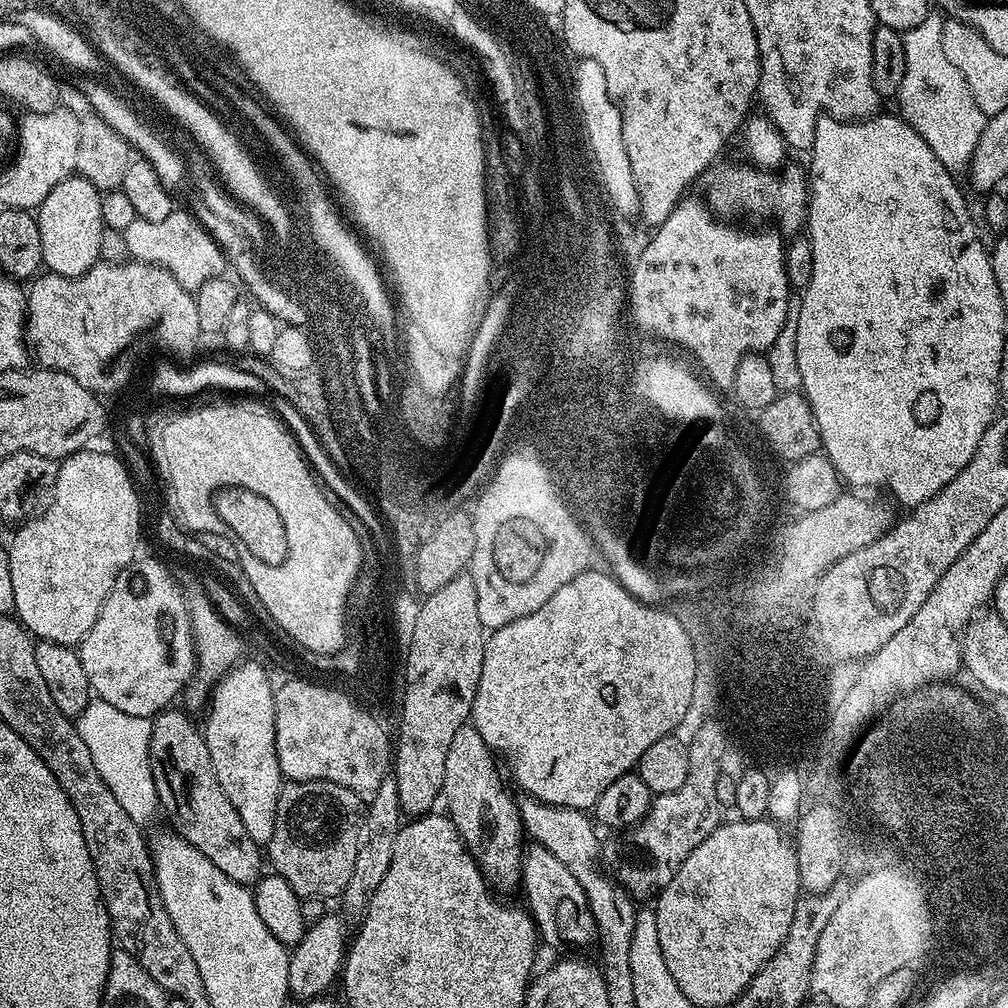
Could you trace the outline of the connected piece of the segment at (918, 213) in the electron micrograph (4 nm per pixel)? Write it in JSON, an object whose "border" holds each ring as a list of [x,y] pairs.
{"border":[[[877,114],[868,117],[867,120],[854,120],[851,122],[836,120],[833,116],[823,115],[816,124],[816,137],[810,149],[810,155],[812,155],[812,176],[810,172],[810,195],[808,198],[808,218],[806,221],[806,235],[812,242],[814,274],[810,278],[807,288],[803,289],[802,296],[804,296],[804,300],[801,299],[799,301],[800,316],[796,319],[798,322],[796,349],[798,350],[798,370],[802,370],[800,388],[803,395],[808,397],[808,405],[812,408],[817,426],[820,427],[822,452],[827,456],[829,462],[833,464],[834,470],[841,481],[845,485],[853,484],[856,487],[853,489],[856,490],[862,490],[858,488],[885,488],[898,503],[915,506],[917,504],[924,504],[930,498],[934,498],[949,482],[954,478],[958,478],[958,474],[968,466],[970,458],[974,458],[974,450],[978,450],[978,442],[982,442],[982,434],[992,425],[993,419],[997,415],[1000,403],[998,378],[1000,377],[1002,350],[1006,346],[1006,340],[1004,340],[1004,320],[1006,320],[1006,314],[1002,310],[1002,298],[998,290],[998,282],[994,282],[992,258],[989,249],[980,240],[978,224],[972,221],[972,216],[968,212],[936,212],[936,207],[940,204],[939,196],[956,196],[959,194],[960,188],[956,185],[957,177],[949,172],[946,166],[942,166],[942,162],[938,162],[934,150],[930,150],[930,146],[926,146],[923,138],[903,118],[896,114],[893,114],[893,116],[884,115]]]}

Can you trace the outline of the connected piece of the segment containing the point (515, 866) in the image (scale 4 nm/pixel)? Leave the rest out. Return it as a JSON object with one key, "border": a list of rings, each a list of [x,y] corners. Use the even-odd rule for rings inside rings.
{"border":[[[465,726],[454,734],[450,742],[450,750],[446,750],[446,774],[444,775],[444,790],[442,793],[442,804],[445,804],[446,815],[451,820],[453,826],[458,830],[460,840],[468,853],[476,859],[476,864],[480,868],[485,880],[493,889],[508,892],[512,887],[521,883],[520,863],[524,857],[526,844],[526,833],[524,823],[520,817],[520,806],[517,797],[512,797],[508,793],[508,788],[504,785],[504,780],[500,777],[500,772],[496,769],[494,753],[488,747],[488,743],[478,734],[478,730],[471,726]]]}

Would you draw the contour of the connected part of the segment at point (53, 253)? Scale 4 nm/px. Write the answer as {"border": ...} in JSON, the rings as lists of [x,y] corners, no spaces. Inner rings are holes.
{"border":[[[78,174],[67,176],[40,203],[36,221],[42,234],[43,267],[60,276],[80,276],[100,260],[99,243],[104,230],[101,192]]]}

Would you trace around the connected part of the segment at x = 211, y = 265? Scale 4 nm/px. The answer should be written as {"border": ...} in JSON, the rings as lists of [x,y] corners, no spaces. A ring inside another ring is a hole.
{"border":[[[173,210],[169,218],[162,219],[161,222],[150,222],[148,219],[137,217],[124,231],[126,246],[129,257],[141,260],[146,264],[156,264],[164,269],[169,269],[182,287],[188,291],[195,292],[202,286],[202,283],[212,277],[222,275],[218,268],[218,255],[221,253],[208,252],[210,242],[204,238],[194,238],[192,231],[198,227],[196,220],[187,211]],[[194,242],[194,246],[192,246]],[[212,256],[212,260],[210,260]]]}

